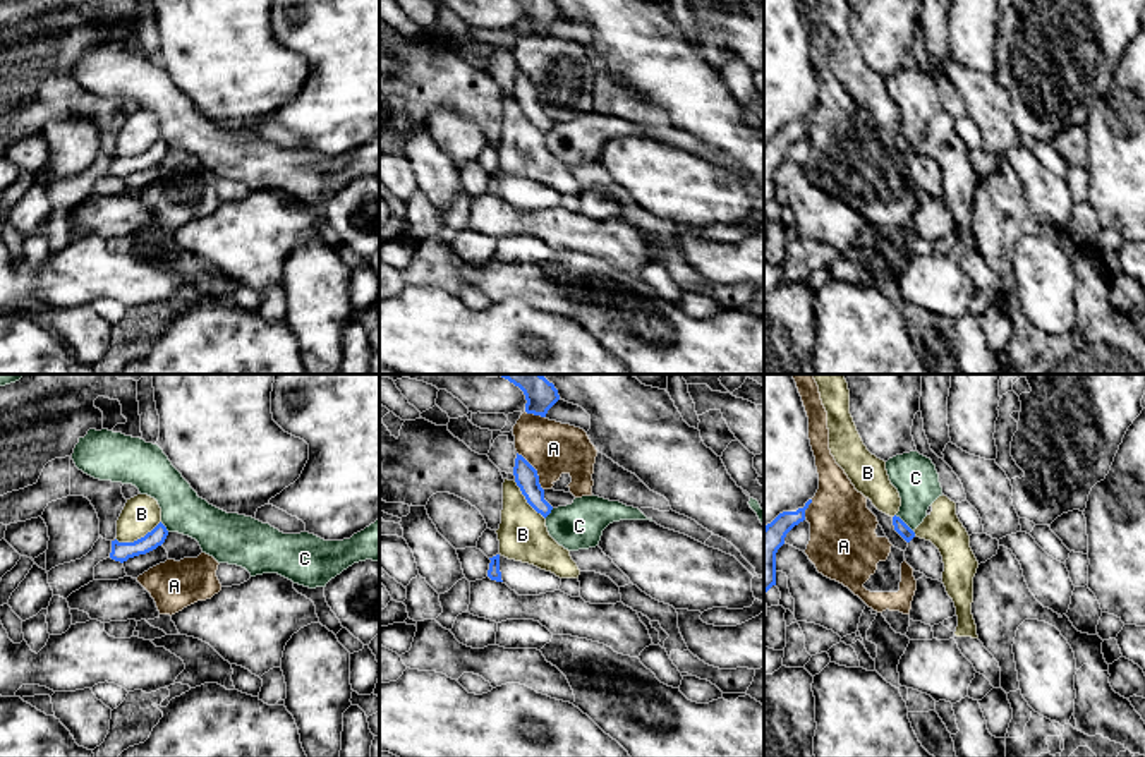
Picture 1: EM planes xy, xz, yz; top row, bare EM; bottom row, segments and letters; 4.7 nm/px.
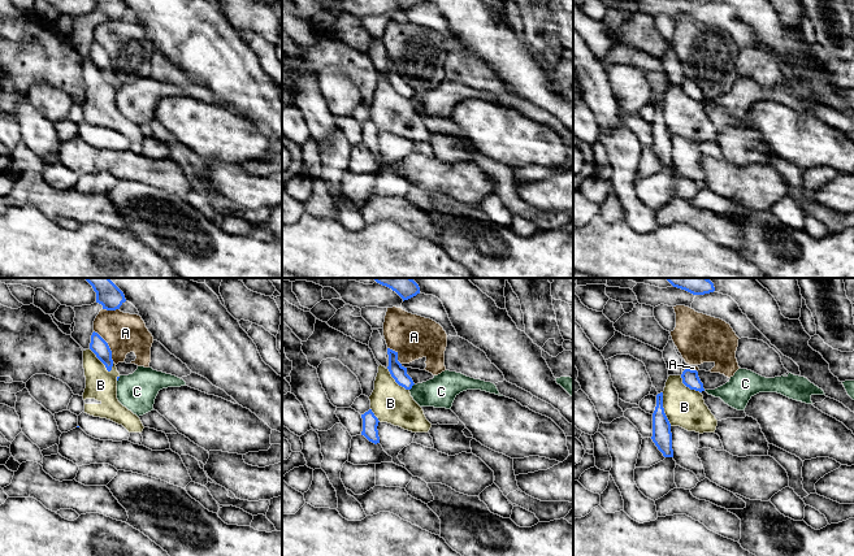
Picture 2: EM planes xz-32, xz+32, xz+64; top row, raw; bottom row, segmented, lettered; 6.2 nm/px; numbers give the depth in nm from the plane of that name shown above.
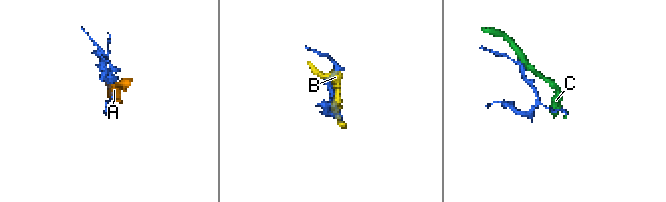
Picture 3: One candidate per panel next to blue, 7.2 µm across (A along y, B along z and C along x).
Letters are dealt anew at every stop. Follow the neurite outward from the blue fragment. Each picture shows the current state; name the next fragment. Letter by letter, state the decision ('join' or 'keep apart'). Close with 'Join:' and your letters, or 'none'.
A: keep apart
B: keep apart
C: keep apart
Join: none

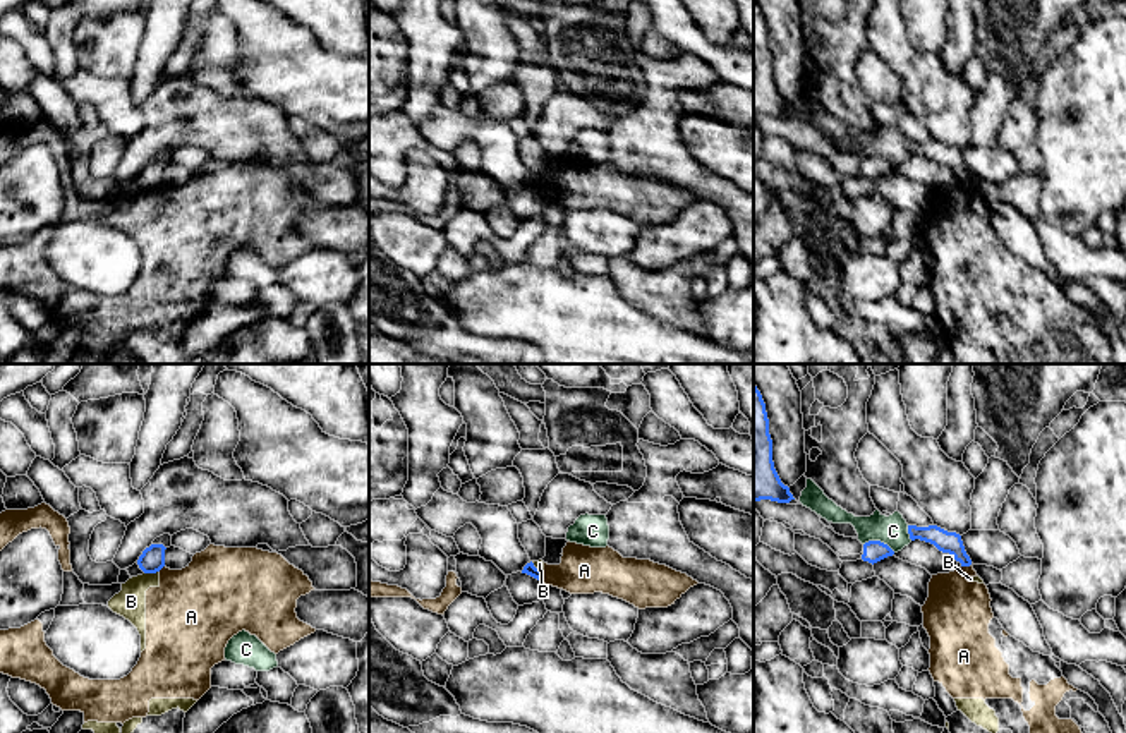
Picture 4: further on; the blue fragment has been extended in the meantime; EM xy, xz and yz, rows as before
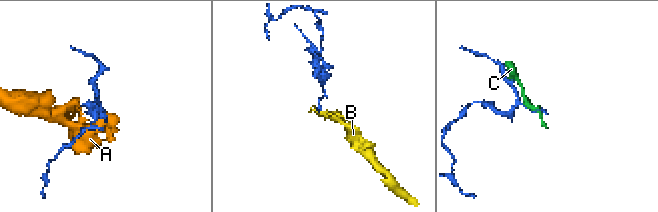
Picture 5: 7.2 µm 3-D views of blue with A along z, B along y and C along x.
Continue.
A: keep apart
B: keep apart
C: keep apart
Join: none

